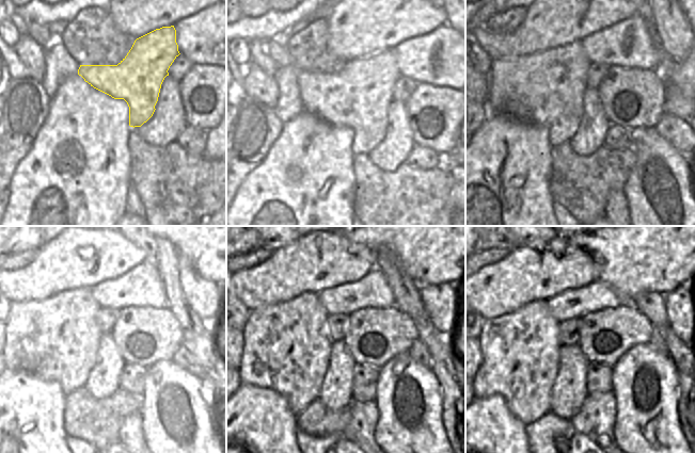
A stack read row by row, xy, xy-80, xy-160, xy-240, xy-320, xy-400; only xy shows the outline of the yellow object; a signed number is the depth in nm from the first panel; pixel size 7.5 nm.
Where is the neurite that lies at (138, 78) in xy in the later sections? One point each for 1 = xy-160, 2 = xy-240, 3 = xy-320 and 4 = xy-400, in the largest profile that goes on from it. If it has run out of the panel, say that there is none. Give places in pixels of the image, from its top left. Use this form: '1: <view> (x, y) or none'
1: xy-160 (548, 87)
2: xy-240 (57, 339)
3: xy-320 (287, 346)
4: xy-400 (520, 351)

